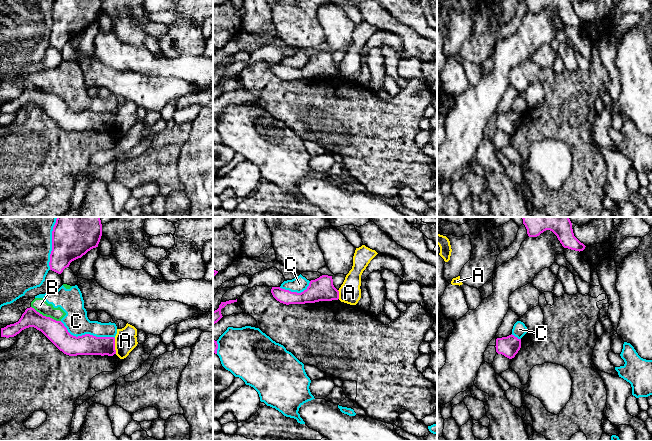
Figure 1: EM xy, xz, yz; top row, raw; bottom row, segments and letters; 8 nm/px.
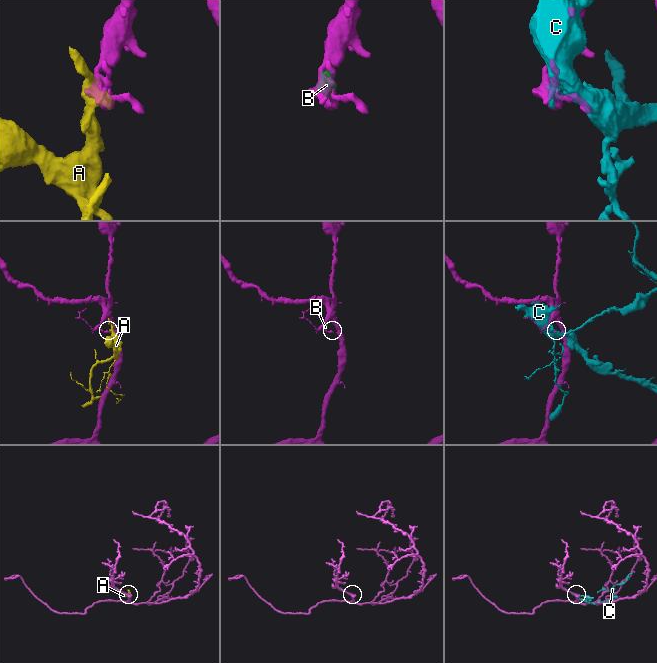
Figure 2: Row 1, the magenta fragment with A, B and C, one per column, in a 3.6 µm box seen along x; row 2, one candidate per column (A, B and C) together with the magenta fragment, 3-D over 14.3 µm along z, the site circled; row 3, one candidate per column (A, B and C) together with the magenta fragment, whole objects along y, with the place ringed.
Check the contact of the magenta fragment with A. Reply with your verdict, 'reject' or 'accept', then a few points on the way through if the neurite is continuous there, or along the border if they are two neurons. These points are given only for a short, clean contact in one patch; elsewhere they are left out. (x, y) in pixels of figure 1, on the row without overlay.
reject | along xy (114, 114), (116, 129)

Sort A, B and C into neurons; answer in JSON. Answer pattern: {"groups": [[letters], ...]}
{"groups": [["A"], ["B", "C"]]}

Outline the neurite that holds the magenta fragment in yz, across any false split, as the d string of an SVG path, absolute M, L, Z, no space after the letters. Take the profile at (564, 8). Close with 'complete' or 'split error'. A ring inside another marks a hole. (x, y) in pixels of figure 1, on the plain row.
M524 0L529 13L537 13L546 6L552 7L564 24L583 27L585 21L573 9L572 0Z; complete

